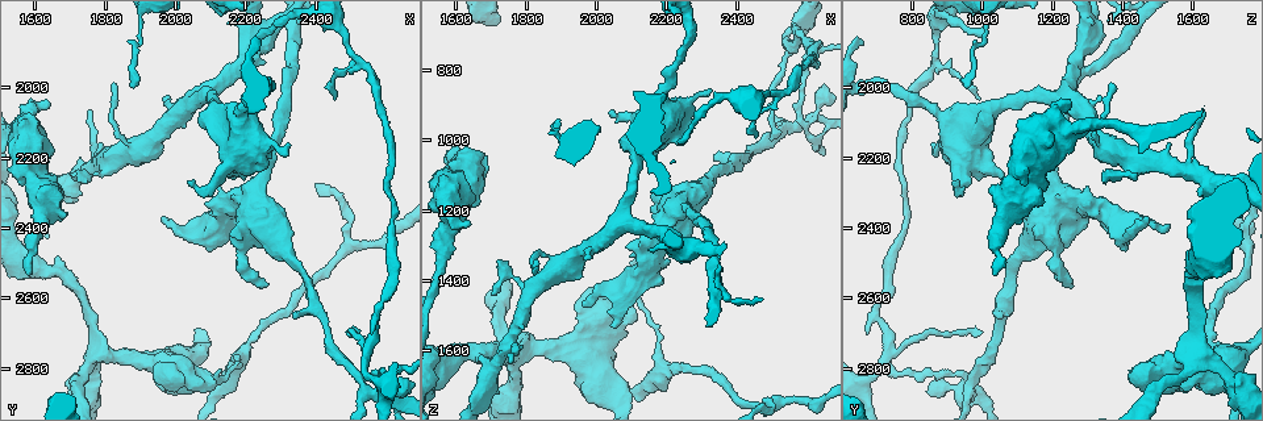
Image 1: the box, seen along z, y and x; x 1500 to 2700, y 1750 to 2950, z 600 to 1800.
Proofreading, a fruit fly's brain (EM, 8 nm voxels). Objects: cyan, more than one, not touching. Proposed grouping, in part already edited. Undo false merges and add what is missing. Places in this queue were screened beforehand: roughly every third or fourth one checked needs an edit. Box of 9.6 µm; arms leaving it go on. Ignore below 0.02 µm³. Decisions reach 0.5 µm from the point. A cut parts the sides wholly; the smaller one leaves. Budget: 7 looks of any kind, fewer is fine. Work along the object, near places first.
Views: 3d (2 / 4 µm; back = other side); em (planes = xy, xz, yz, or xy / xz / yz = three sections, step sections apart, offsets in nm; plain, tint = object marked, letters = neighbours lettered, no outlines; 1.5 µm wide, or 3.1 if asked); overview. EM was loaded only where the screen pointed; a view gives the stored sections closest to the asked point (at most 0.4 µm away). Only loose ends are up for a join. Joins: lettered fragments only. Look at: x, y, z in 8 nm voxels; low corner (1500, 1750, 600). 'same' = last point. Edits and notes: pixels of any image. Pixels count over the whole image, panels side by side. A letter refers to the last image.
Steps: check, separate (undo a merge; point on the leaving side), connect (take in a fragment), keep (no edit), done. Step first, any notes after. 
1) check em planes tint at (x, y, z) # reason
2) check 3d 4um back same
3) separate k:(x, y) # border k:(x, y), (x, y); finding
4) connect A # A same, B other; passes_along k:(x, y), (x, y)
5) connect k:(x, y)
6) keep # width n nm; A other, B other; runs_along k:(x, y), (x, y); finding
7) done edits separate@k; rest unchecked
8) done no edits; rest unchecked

check em yz step 8 letters at (1710, 2830, 1720) # thick end

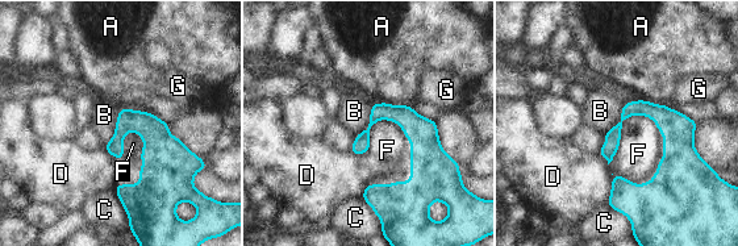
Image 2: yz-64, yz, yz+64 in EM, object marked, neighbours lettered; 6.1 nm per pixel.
check em planes letters same

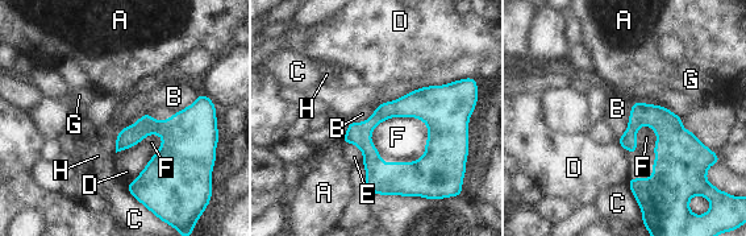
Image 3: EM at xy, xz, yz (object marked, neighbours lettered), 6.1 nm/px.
keep # longest_contact F 360 nm; A other, B other, C other, D other, E other, F other, G other, H other; none of them fits

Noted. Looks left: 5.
check 3d 4um at (2130, 2810, 1420) # branch stops here

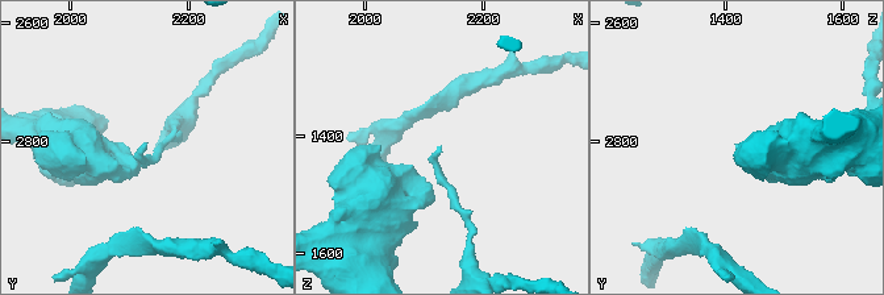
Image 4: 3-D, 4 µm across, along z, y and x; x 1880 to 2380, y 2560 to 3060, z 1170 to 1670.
check em planes tint at (2125, 2805, 1415)

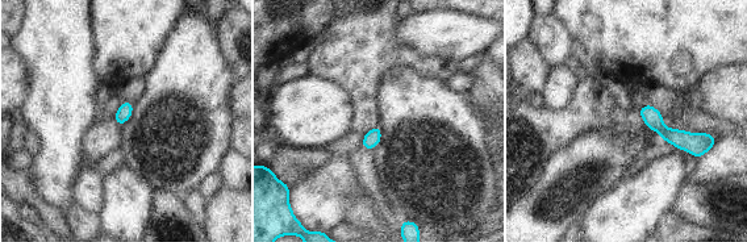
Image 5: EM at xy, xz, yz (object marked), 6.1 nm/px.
check em planes letters same

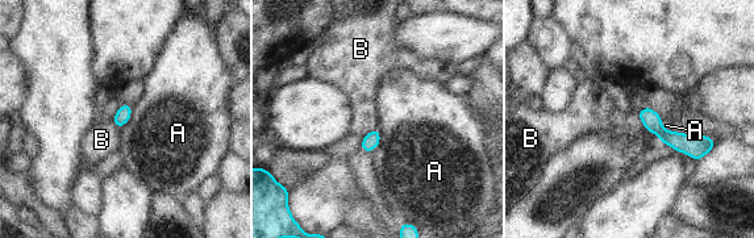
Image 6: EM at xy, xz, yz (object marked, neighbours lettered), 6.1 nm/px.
keep # A other, B other; border 6:(132, 104), (132, 116), (120, 128); no lettered fragment goes on from it

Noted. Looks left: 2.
check em yz step 4 tint at (1980, 2030, 1340) # branch stops here

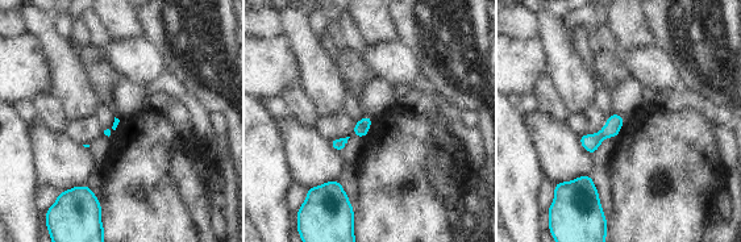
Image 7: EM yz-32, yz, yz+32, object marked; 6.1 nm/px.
check em planes letters same # cut it another way

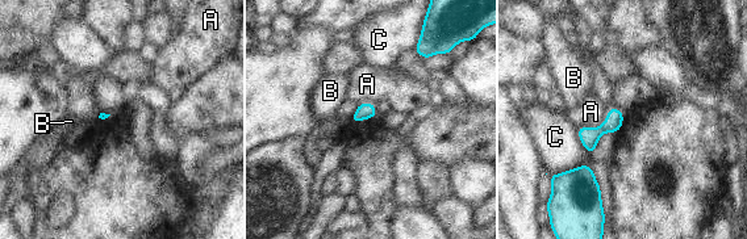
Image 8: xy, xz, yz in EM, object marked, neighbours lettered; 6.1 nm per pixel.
keep # longest_contact C 260 nm; A other, B other, C other; no lettered fragment goes on from it

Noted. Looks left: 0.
done no edits; rest unchecked

